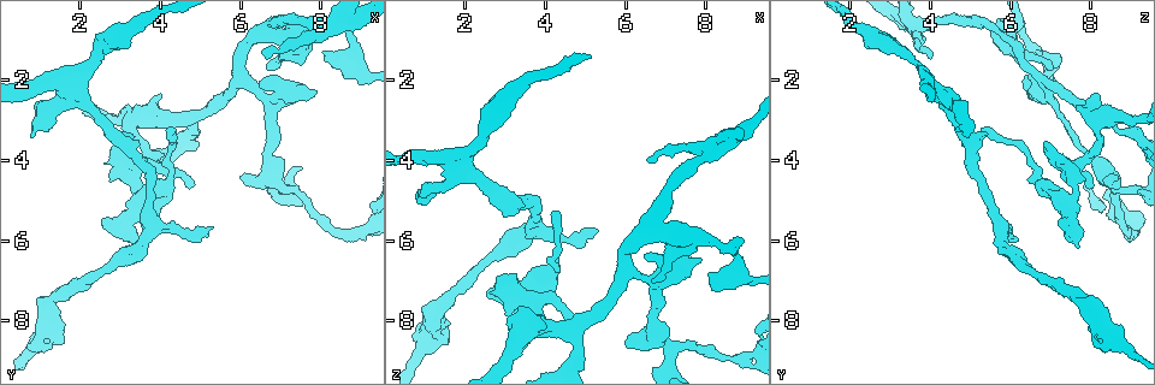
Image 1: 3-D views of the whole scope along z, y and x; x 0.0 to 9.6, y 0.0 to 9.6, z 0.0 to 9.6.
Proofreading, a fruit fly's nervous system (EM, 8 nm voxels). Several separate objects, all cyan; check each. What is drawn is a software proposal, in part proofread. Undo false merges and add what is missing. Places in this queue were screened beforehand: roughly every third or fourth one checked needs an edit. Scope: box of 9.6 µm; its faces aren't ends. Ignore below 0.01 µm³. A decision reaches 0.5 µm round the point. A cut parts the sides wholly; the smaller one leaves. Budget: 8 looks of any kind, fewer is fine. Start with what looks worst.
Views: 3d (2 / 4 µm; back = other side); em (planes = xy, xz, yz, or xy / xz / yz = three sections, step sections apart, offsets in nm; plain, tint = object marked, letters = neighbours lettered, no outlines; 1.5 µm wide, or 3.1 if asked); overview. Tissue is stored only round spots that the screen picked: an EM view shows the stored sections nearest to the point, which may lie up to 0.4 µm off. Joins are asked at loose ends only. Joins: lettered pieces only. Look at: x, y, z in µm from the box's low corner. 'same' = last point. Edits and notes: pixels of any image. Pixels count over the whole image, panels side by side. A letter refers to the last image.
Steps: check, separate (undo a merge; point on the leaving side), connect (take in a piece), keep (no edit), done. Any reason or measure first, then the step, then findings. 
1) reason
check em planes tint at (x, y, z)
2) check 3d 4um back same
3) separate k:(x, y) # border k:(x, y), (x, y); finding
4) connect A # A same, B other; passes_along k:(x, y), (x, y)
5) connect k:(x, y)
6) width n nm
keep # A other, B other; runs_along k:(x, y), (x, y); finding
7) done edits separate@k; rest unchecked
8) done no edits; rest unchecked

free end
check 3d 2um at (0.75, 3.35, 4.85)

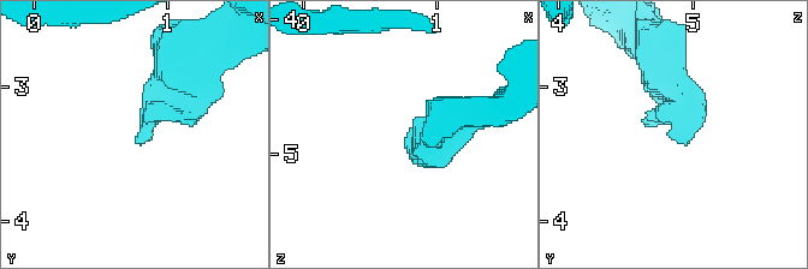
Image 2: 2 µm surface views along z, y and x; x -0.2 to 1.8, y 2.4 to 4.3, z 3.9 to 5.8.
shape alone is not enough
check em yz step 8 letters at (0.80, 3.38, 4.86)

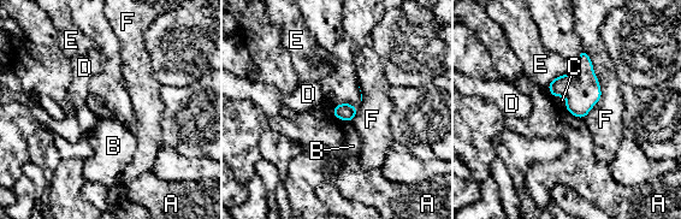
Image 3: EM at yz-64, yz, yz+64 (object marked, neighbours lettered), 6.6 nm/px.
cut it another way
check em planes letters same

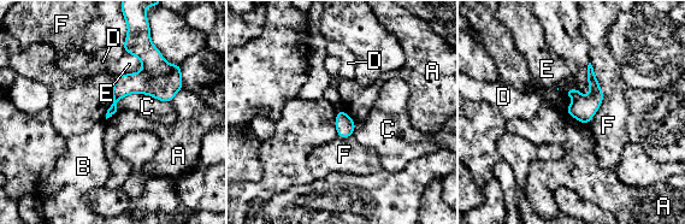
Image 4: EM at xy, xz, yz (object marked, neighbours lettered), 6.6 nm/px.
longest_contact F 420 nm
keep # A other, B other, C other, D other, E other, F other; border 4:(565, 108), (577, 119), (588, 124); none of them fits

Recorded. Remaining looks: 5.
thick turns thin
check 3d 2um at (3.50, 4.20, 7.45)

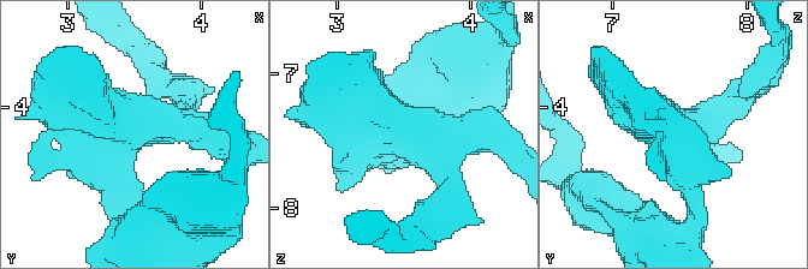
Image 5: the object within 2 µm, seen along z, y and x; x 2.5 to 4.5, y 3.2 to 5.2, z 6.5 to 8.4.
check em planes letters at (3.54, 4.16, 7.46)

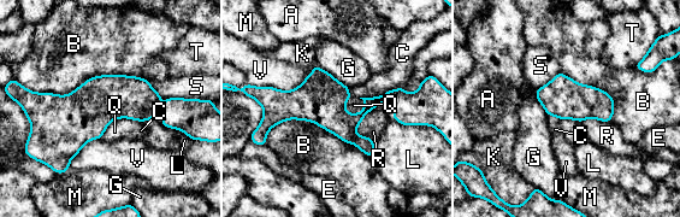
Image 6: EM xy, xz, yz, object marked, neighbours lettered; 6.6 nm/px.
width 260 nm
keep # A other, B other, C other, E other, G other, K other, L other, M other, Q other, R other, S other, T other, V other; runs_along 6:(34, 100), (161, 101), (178, 112); one neuron here

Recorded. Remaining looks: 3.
an open end
check em xy step 4 tint at (6.40, 0.60, 5.35)

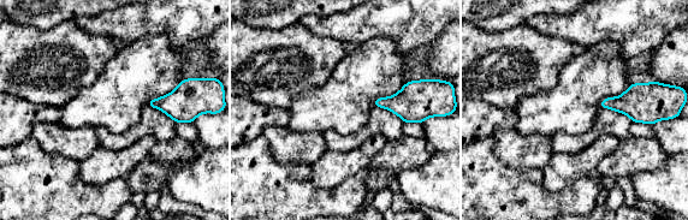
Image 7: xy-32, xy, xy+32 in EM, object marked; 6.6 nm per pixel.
another direction
check em planes letters same

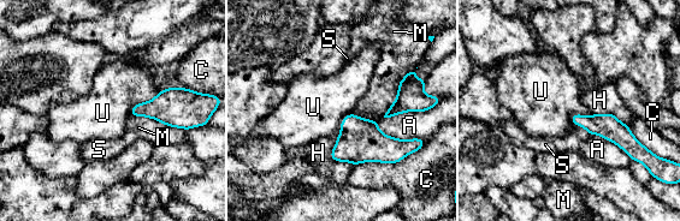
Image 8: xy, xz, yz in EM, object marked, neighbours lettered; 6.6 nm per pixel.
keep # A other, C other, H other, M other, S other, U other; border 8:(160, 90), (139, 102), (130, 114); no lettered piece goes on from it

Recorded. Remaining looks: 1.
done no edits; rest unchecked

